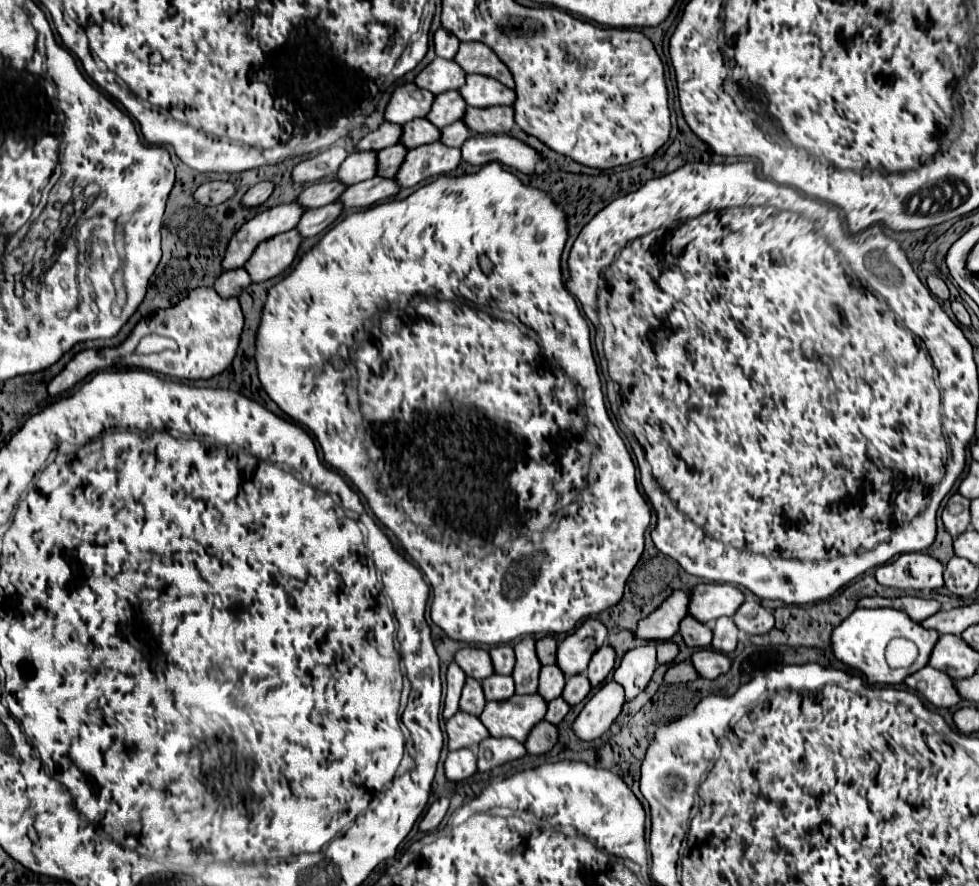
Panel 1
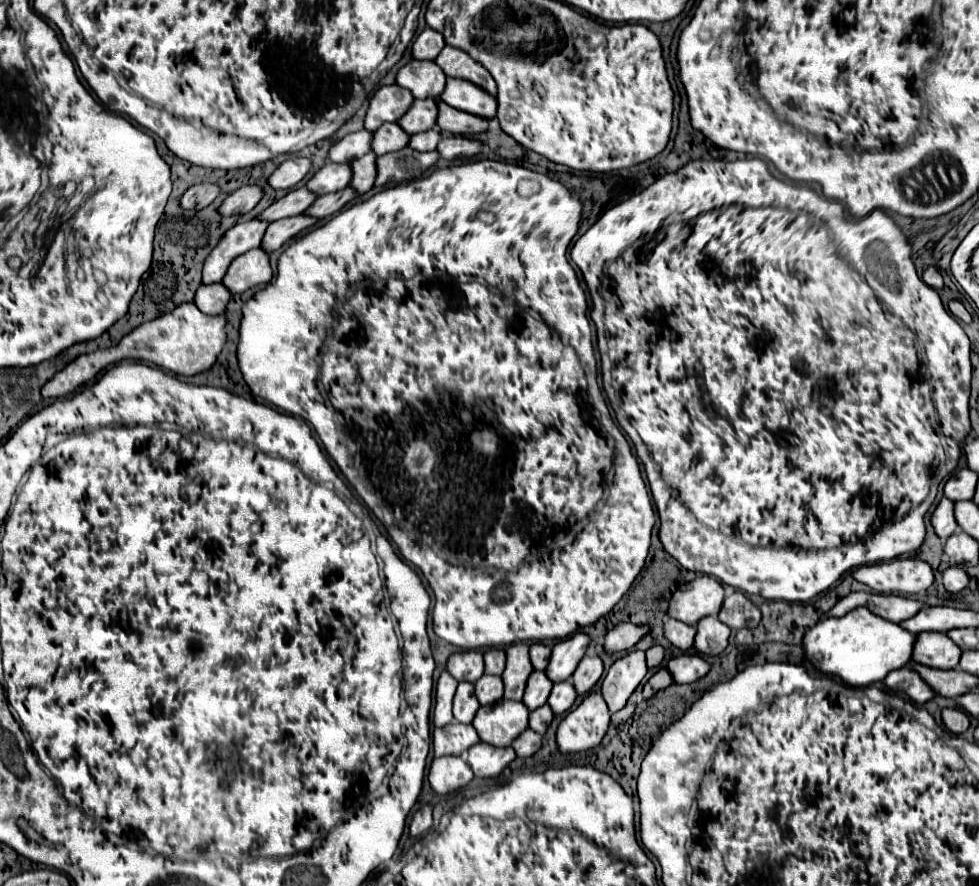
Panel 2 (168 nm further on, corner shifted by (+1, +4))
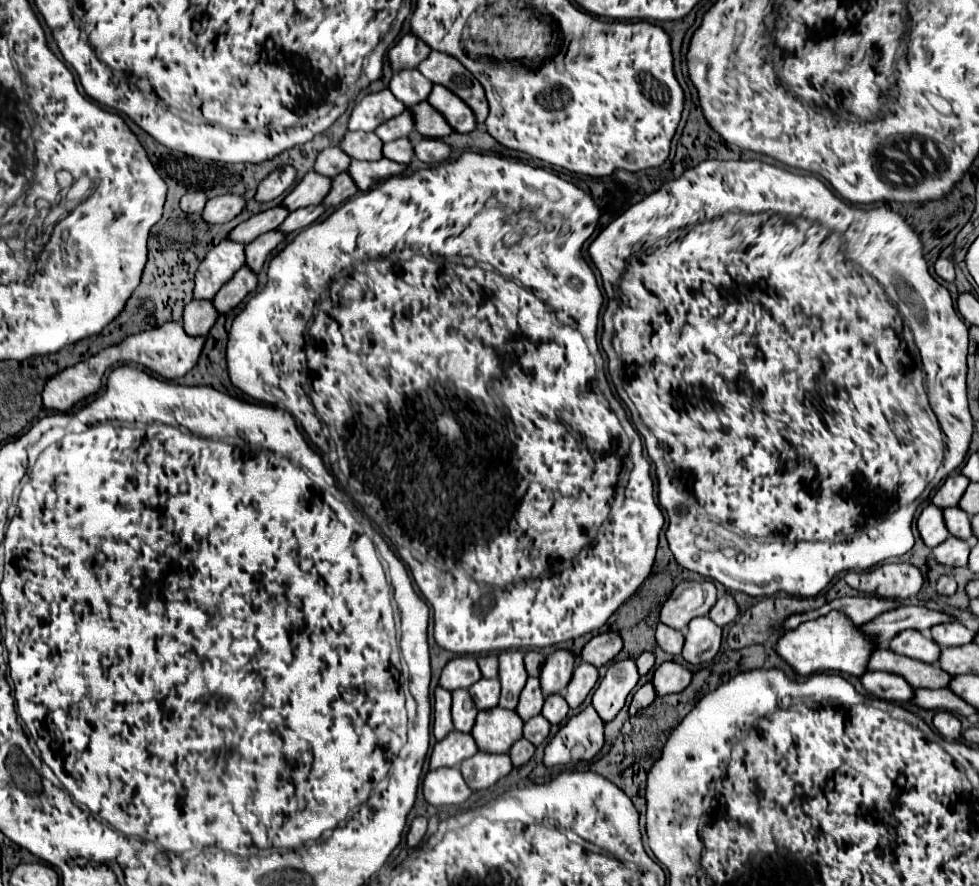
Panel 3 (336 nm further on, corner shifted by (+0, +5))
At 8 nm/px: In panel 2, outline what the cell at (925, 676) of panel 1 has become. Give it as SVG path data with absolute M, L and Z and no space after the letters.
M910 667L896 669L896 671L888 673L886 679L884 679L884 683L892 691L910 697L918 705L930 701L936 695L932 689L928 689L928 683L924 683L924 679L920 677L920 673L916 669L910 669Z

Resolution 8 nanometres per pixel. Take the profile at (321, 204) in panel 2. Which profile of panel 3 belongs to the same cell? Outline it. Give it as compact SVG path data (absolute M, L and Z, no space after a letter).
M323 204L295 210L295 212L291 212L291 214L285 218L285 222L281 224L281 228L277 228L277 230L283 232L285 236L289 236L289 234L293 234L293 232L299 232L299 230L311 226L323 212L325 212L325 206L323 206Z

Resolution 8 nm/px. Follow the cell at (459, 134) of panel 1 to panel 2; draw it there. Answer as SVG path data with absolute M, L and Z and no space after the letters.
M428 129L428 131L420 133L420 135L412 135L408 145L412 149L416 149L416 151L434 151L438 147L440 139L442 139L442 133L438 129Z

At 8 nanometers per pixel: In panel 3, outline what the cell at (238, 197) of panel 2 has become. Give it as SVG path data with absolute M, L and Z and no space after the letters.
M225 194L225 196L217 196L207 200L201 218L207 224L225 224L231 218L235 218L245 206L245 200L235 196L235 194Z

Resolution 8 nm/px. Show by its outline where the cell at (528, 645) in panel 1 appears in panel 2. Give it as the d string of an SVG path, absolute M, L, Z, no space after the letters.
M514 643L512 647L506 649L506 669L502 673L504 681L504 699L514 699L520 701L526 689L526 681L530 677L532 663L528 655L528 645L526 643Z

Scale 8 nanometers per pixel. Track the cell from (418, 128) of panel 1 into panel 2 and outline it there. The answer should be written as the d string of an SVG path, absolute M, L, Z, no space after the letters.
M384 123L384 127L376 129L372 139L372 151L376 155L386 155L390 151L400 151L408 147L410 135L406 131L400 131L398 123Z

